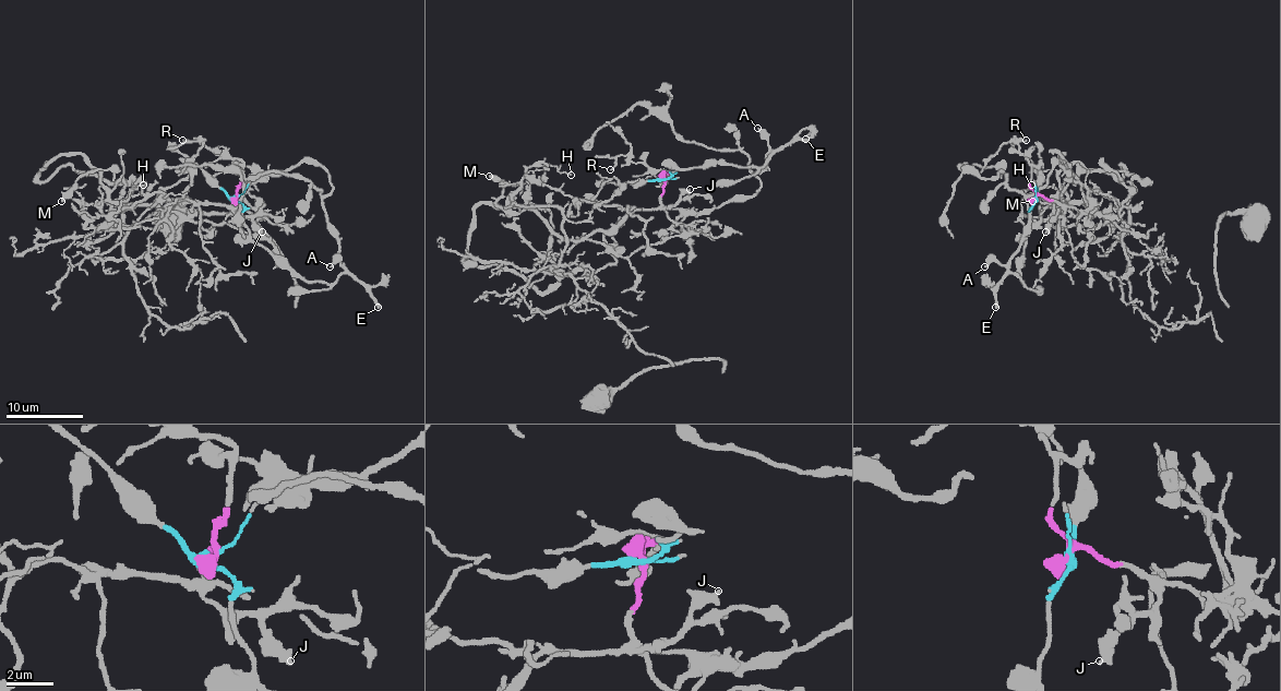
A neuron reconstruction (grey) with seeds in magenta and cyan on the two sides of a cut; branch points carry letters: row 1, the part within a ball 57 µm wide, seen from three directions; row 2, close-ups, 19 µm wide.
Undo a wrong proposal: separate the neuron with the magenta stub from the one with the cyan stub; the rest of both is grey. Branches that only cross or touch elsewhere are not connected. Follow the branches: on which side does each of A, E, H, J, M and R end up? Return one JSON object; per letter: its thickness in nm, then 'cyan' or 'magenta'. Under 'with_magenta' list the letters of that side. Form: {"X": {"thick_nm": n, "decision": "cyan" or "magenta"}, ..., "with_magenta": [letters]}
{"A": {"thick_nm": 180, "decision": "cyan"}, "E": {"thick_nm": 320, "decision": "cyan"}, "H": {"thick_nm": 100, "decision": "magenta"}, "J": {"thick_nm": 380, "decision": "magenta"}, "M": {"thick_nm": 280, "decision": "magenta"}, "R": {"thick_nm": 130, "decision": "magenta"}, "with_magenta": ["H", "J", "M", "R"]}

